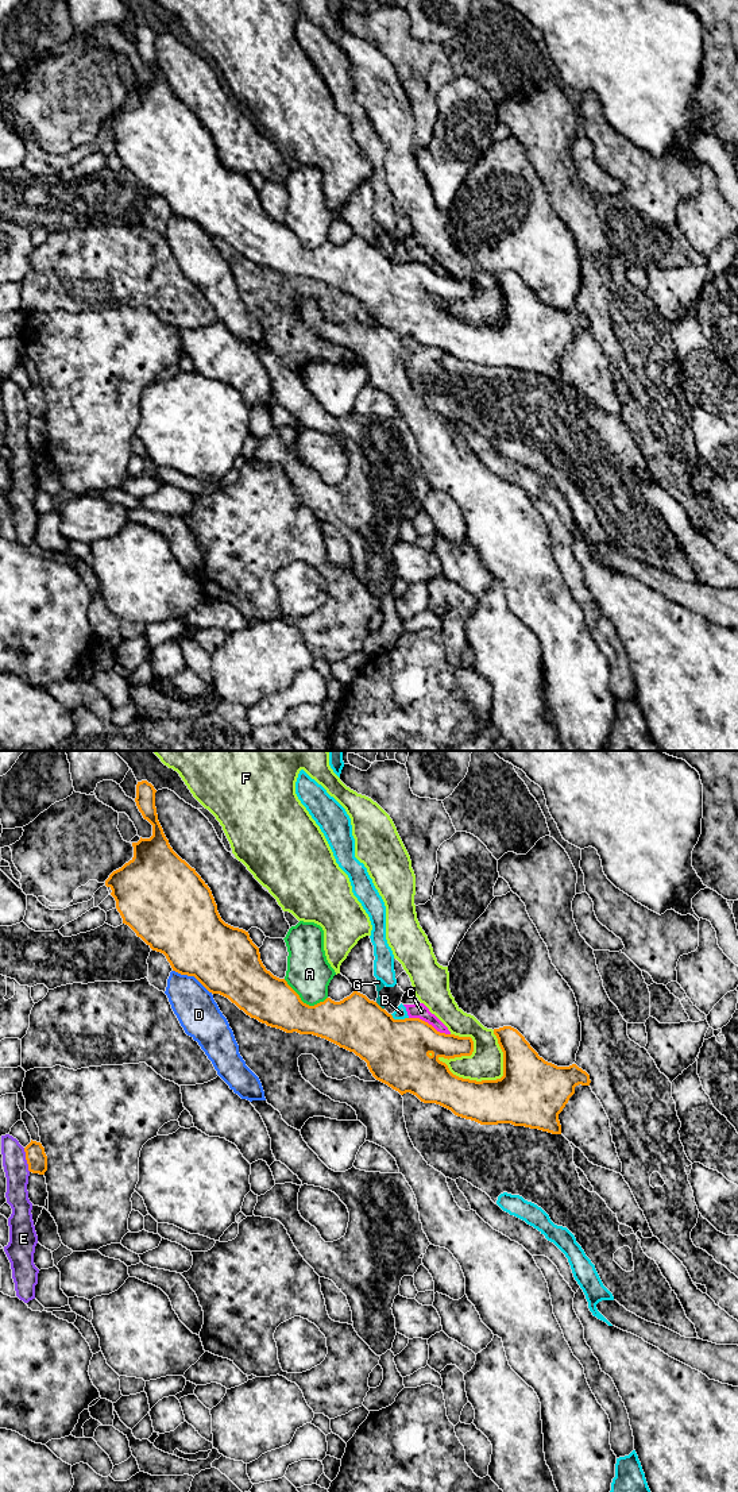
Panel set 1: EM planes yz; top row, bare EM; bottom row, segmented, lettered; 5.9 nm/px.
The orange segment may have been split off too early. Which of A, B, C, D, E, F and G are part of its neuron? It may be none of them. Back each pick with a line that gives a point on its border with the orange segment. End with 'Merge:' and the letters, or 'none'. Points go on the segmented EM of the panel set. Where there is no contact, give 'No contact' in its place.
Merge: none

